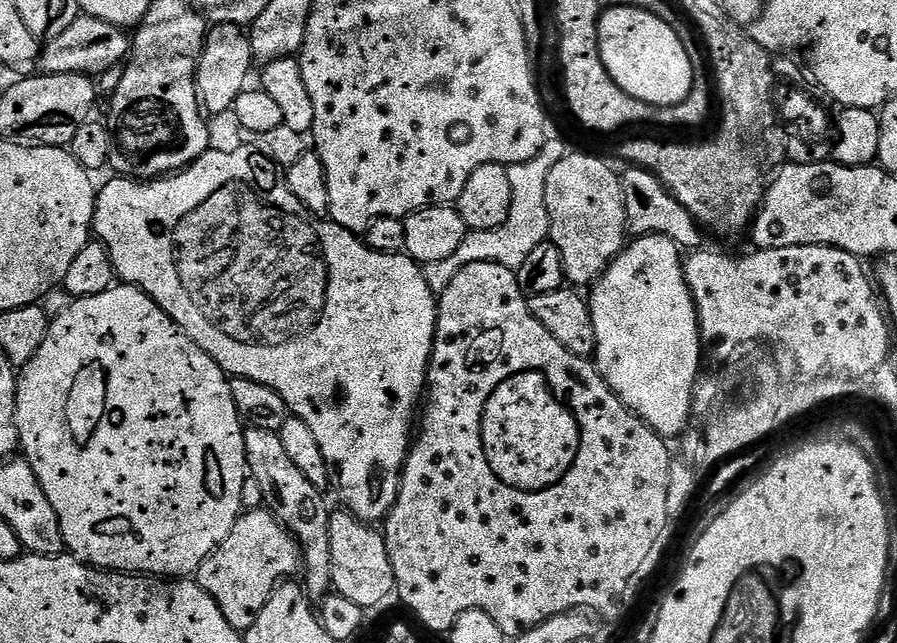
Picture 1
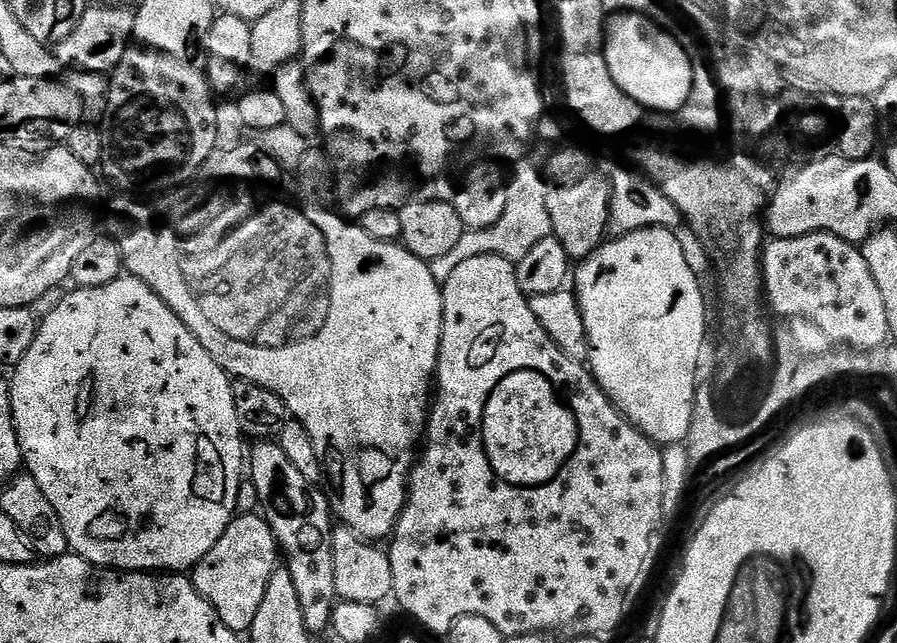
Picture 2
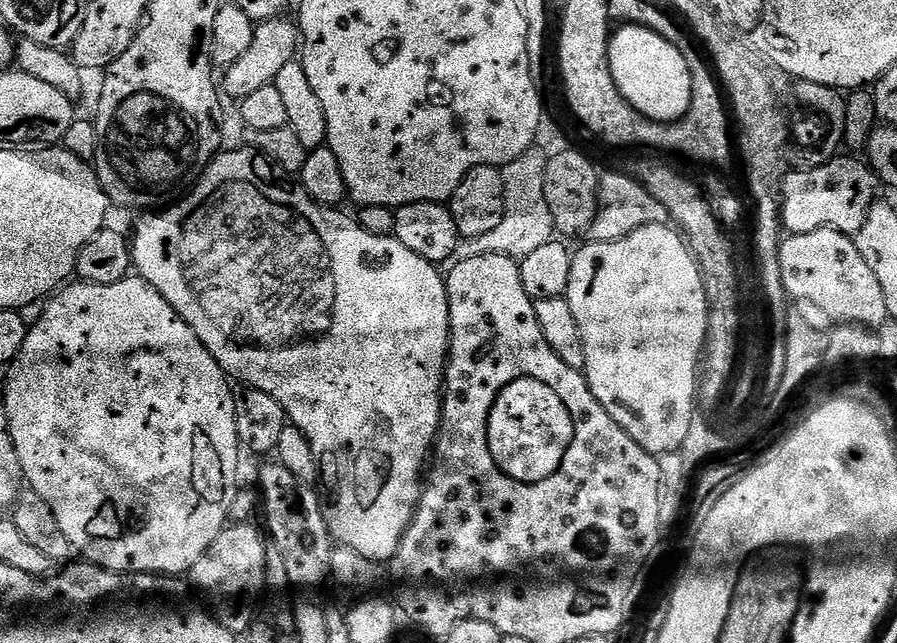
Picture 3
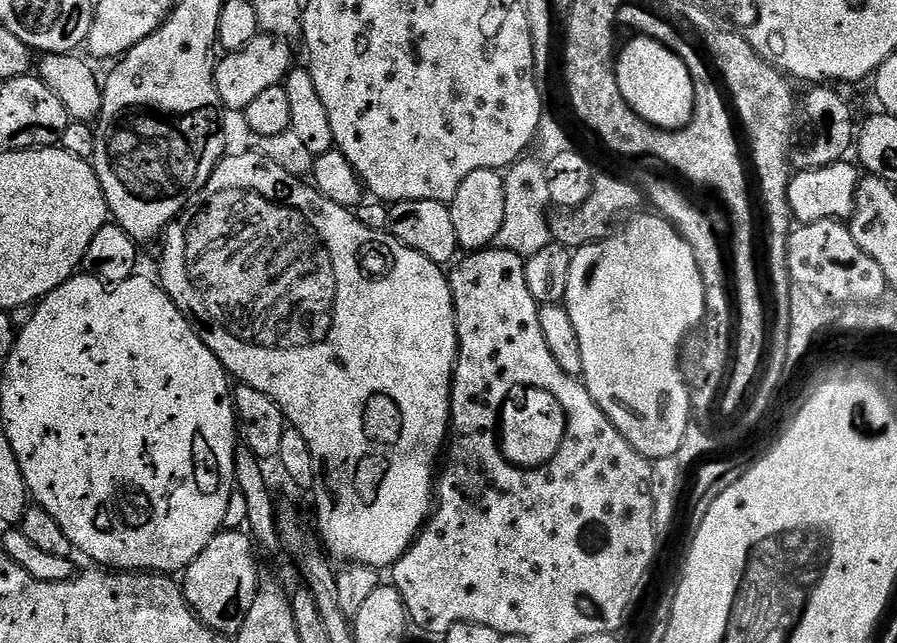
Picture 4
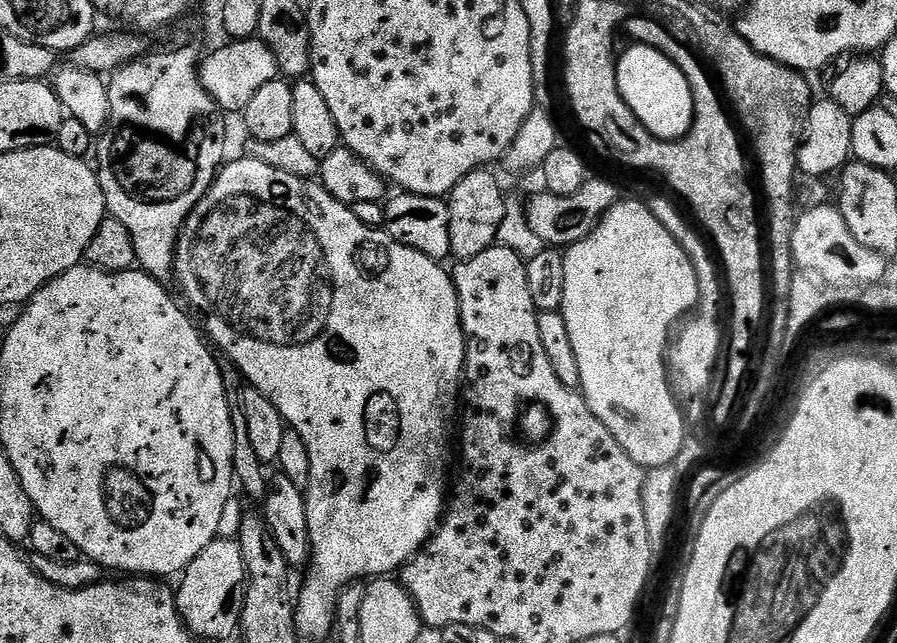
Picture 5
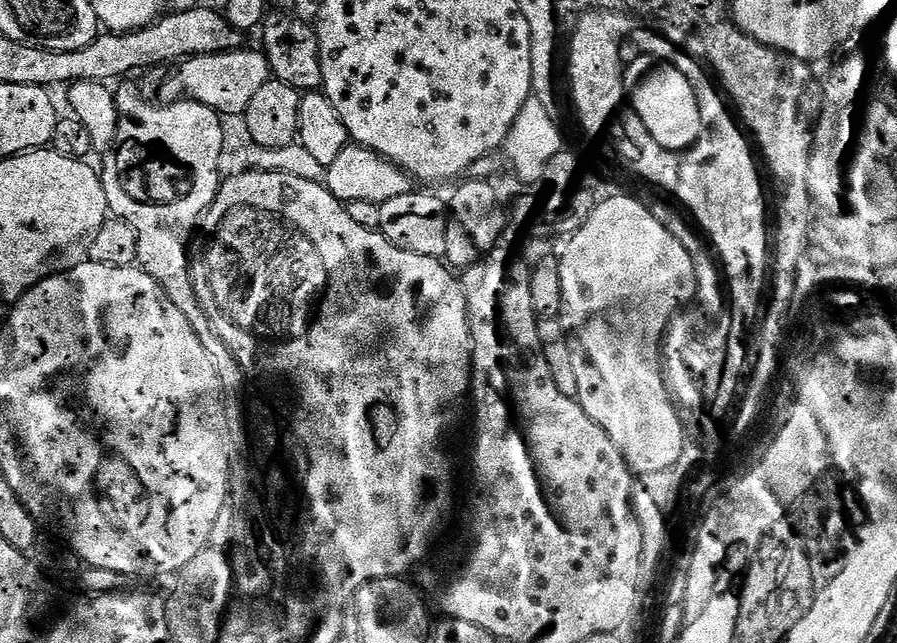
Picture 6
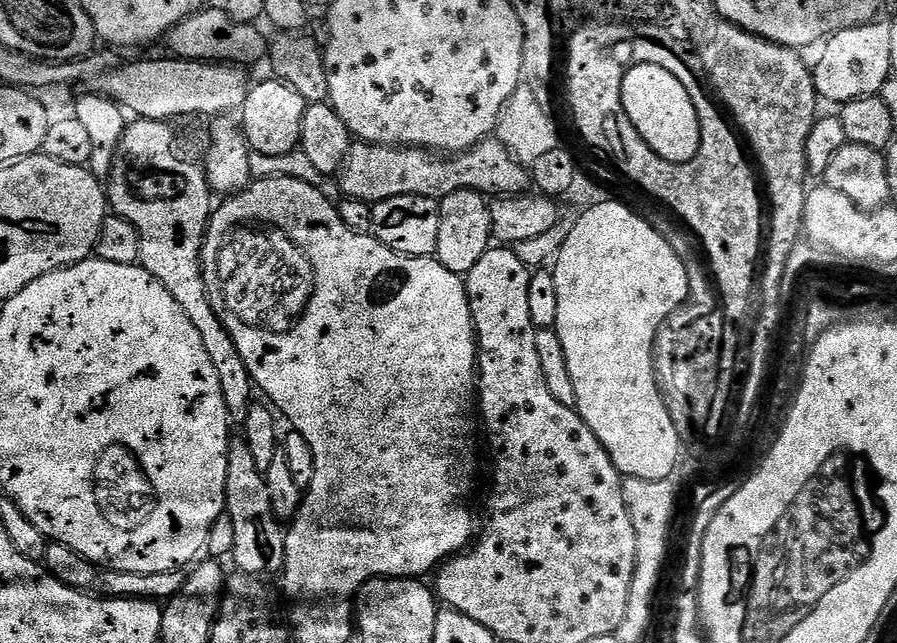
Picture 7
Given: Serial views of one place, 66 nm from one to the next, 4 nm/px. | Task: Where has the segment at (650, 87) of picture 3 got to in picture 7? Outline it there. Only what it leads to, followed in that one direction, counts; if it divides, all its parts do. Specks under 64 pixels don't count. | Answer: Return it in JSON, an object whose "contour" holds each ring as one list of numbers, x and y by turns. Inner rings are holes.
{"contour":[[633,60,617,73,616,85,624,108,638,122,642,134,669,156,683,156,696,142,696,105,687,96,681,79,667,66,652,60]]}

